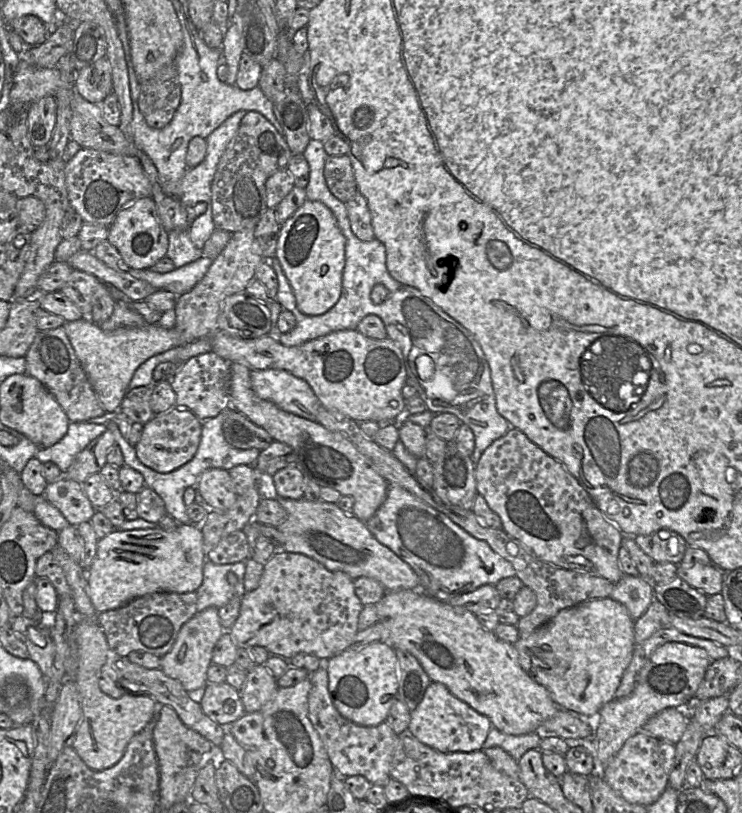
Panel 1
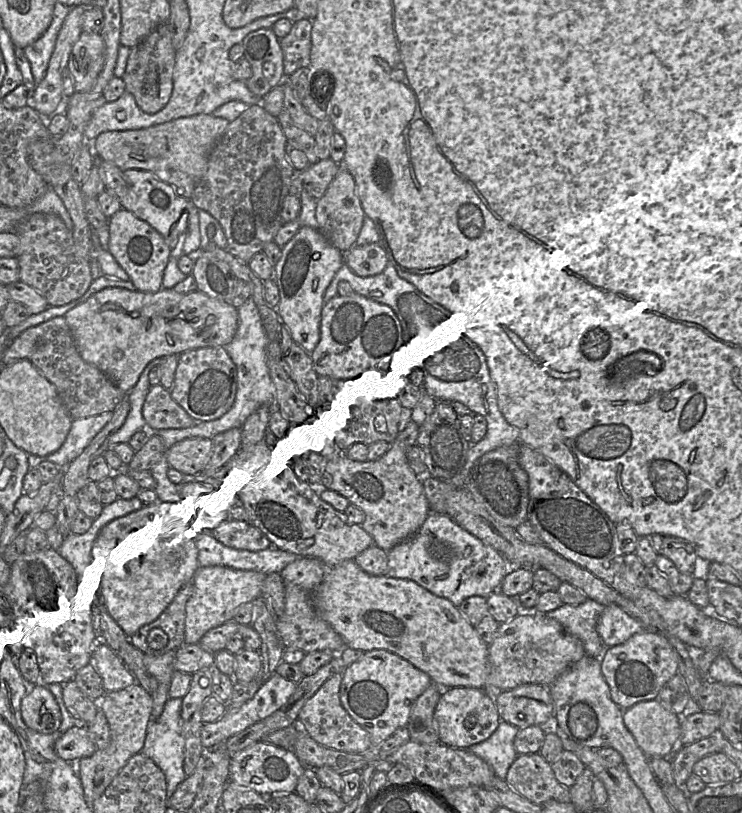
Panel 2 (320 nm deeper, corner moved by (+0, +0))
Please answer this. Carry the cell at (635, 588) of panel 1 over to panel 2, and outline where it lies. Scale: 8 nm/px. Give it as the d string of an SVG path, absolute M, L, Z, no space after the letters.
M587 598L578 605L562 604L545 615L557 620L567 633L579 639L586 655L599 659L606 648L597 631L597 622L604 608Z

